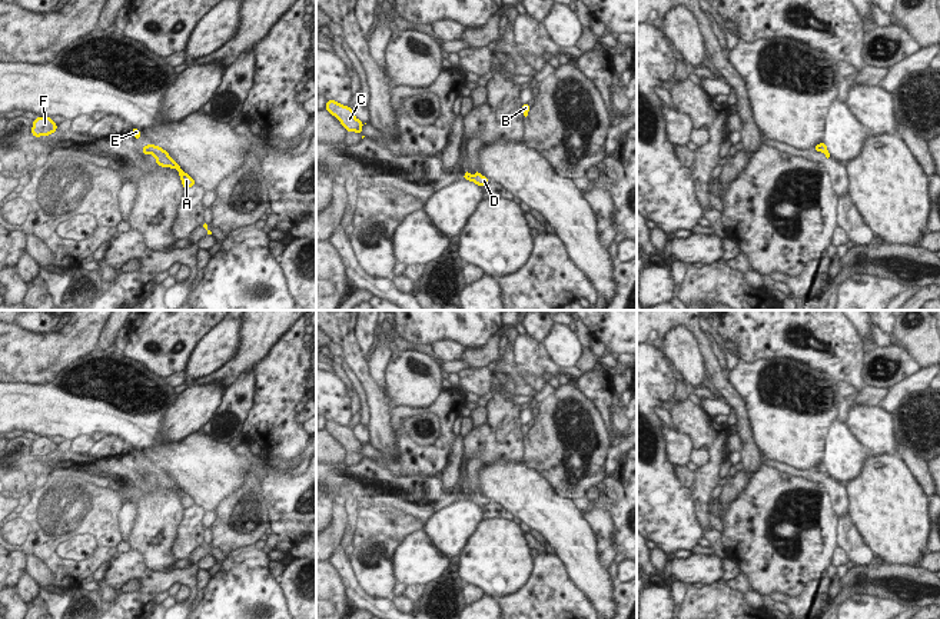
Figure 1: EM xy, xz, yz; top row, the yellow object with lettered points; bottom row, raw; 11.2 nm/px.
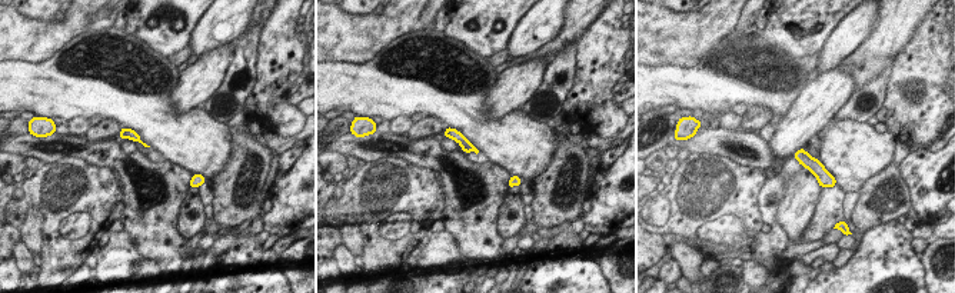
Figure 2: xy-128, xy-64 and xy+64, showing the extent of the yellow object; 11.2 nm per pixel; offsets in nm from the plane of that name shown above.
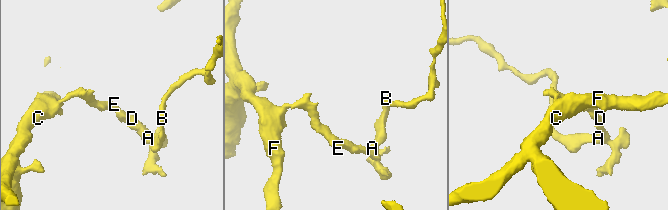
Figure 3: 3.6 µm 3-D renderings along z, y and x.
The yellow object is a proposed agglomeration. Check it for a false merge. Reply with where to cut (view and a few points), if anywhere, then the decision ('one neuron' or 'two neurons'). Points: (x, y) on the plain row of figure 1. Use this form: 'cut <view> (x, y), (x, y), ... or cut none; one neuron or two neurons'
cut none; one neuron

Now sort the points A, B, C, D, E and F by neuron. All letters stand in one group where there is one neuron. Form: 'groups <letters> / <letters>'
groups A B C D E F

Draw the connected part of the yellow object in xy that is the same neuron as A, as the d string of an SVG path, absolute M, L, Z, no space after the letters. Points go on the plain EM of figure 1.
M147 465L147 466L143 466L142 470L146 476L153 475L156 477L156 485L162 487L170 487L170 489L175 487L180 495L180 500L185 509L189 509L196 503L189 495L186 495L180 489L180 486L162 467L157 467L155 465Z

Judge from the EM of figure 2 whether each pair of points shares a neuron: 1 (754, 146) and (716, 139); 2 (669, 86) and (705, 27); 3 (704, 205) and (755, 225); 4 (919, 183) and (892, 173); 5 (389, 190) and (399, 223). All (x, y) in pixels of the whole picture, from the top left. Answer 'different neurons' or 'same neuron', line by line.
1: same neuron
2: different neurons
3: same neuron
4: different neurons
5: different neurons

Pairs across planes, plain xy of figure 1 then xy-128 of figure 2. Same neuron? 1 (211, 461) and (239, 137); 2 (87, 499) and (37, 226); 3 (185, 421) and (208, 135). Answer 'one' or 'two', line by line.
1: two
2: two
3: two

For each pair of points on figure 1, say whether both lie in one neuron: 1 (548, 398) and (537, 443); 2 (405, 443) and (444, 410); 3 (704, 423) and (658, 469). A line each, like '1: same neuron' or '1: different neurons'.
1: same neuron
2: same neuron
3: different neurons

